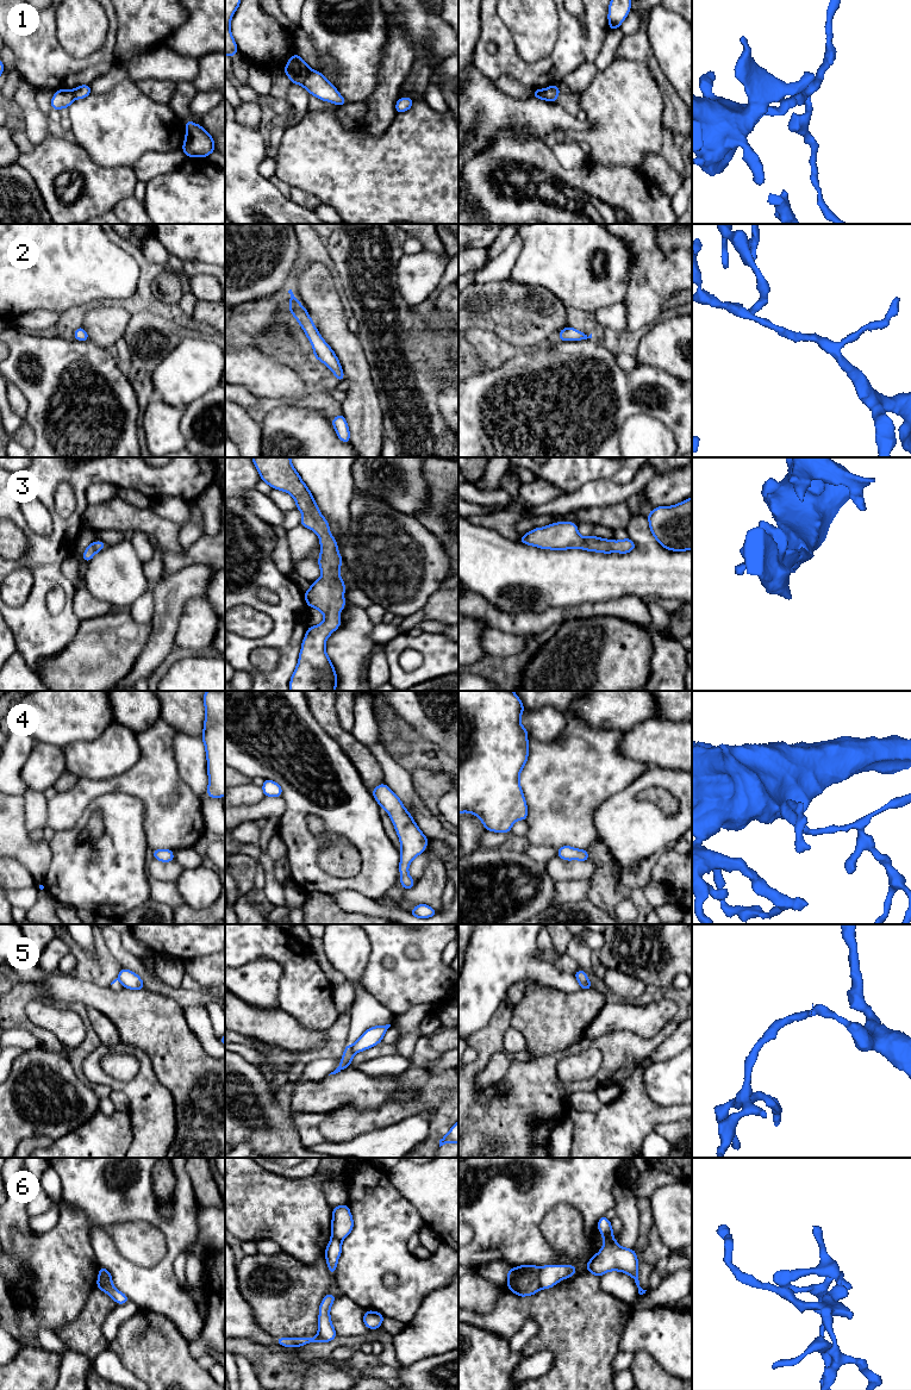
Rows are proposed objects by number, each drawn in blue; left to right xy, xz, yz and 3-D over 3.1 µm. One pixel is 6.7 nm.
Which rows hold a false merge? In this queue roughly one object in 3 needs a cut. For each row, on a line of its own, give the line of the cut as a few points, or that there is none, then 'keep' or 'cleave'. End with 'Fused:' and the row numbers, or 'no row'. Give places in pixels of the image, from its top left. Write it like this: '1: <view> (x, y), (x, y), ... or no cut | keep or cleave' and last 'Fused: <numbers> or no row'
1: xz (311, 70), (301, 83) | cleave
2: no cut | keep
3: no cut | keep
4: no cut | keep
5: xz (351, 1046), (355, 1053) | cleave
6: yz (541, 1267), (540, 1288) | cleave
Fused: 1, 5, 6

